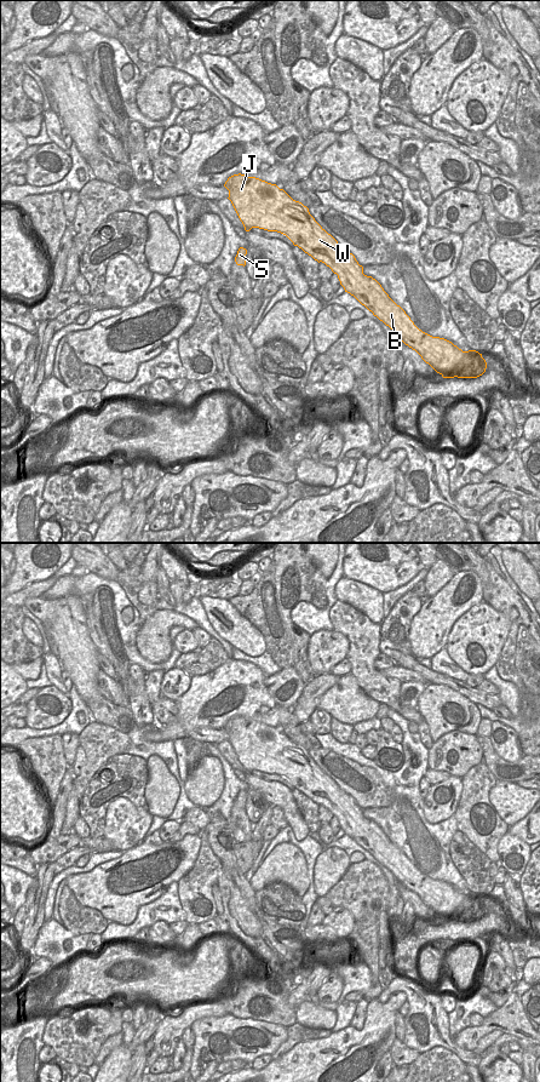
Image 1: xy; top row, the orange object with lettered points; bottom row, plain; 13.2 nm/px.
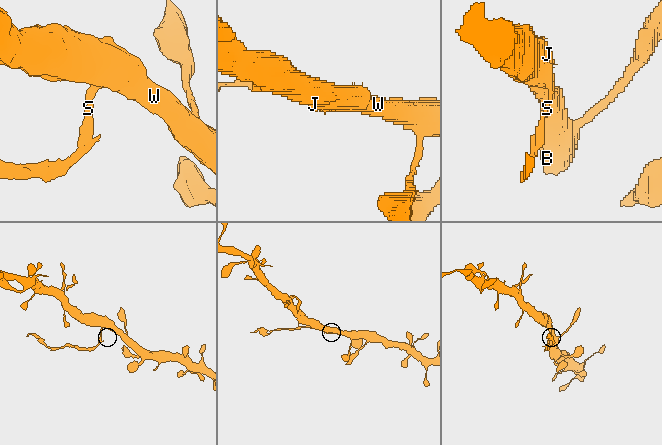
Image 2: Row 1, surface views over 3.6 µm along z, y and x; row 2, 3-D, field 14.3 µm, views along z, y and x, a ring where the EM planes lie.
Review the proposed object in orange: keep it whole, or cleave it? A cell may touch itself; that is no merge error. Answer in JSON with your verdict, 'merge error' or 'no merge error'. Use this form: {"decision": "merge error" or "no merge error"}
{"decision": "merge error"}

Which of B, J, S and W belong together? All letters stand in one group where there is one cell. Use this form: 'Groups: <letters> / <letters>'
Groups: B J W / S.

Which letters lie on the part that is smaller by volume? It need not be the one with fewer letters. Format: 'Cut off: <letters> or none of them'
Cut off: S.

